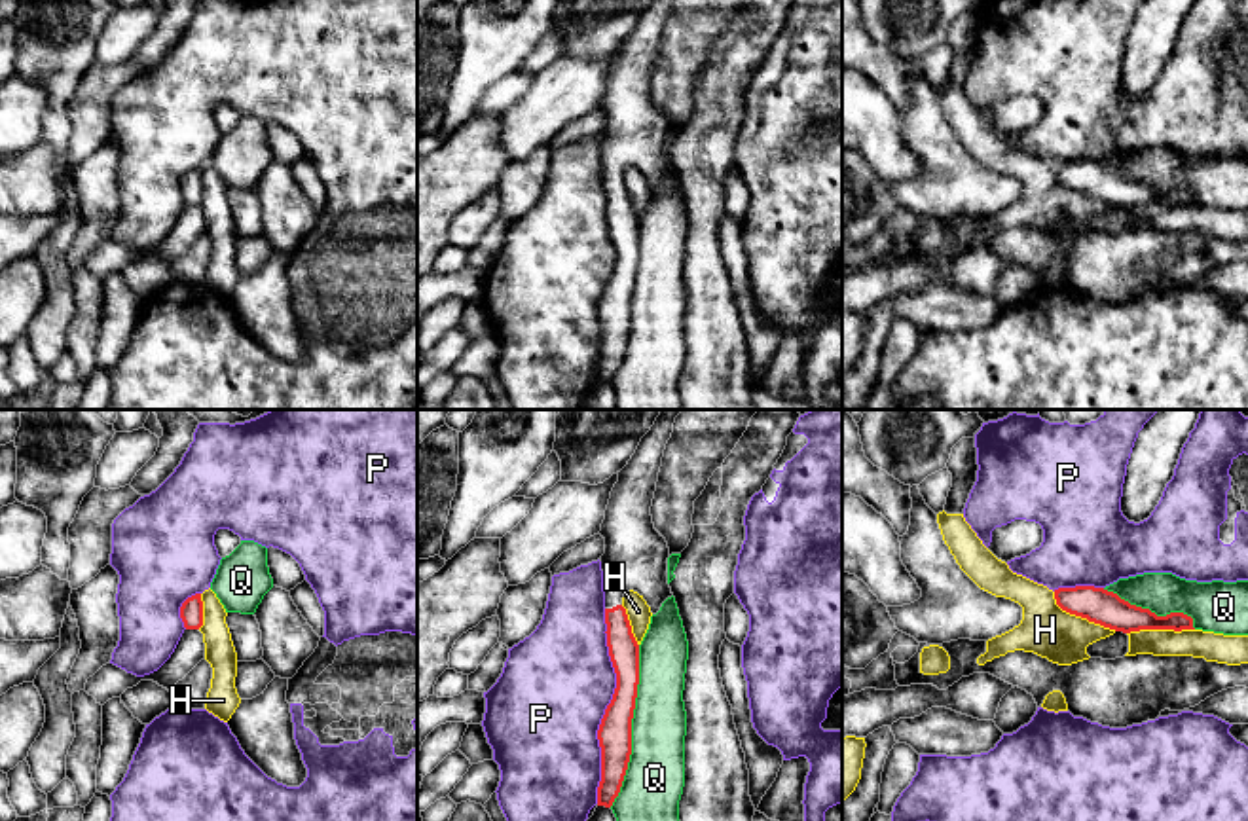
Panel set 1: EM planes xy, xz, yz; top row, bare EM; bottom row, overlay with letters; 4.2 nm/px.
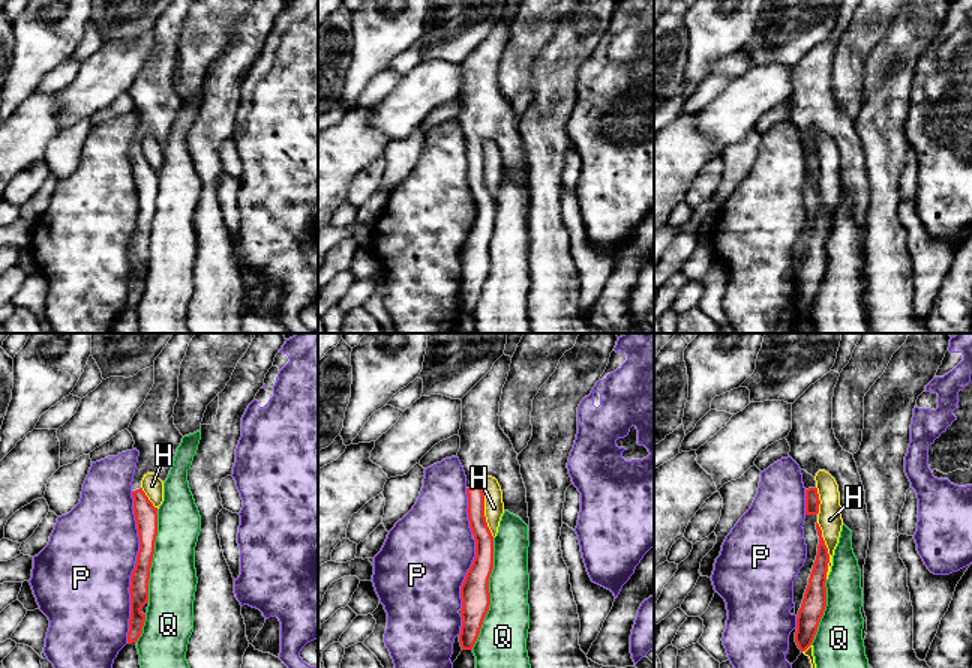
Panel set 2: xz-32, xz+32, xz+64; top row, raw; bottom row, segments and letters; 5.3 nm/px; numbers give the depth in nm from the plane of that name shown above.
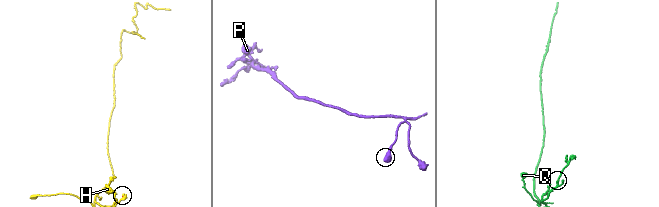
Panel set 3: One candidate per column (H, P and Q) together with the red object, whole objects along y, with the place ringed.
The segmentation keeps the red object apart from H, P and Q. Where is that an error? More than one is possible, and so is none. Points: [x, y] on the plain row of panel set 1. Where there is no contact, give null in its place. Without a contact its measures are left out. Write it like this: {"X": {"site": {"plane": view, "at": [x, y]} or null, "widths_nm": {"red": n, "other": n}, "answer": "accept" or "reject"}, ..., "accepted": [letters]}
{"H": {"site": {"plane": "yz", "at": [1082, 192]}, "widths_nm": {"red": 150, "other": 220}, "answer": "reject"}, "P": {"site": {"plane": "xz", "at": [607, 281]}, "widths_nm": {"red": 140, "other": 480}, "answer": "reject"}, "Q": {"site": {"plane": "xz", "at": [630, 302]}, "widths_nm": {"red": 140, "other": 260}, "answer": "reject"}, "accepted": []}

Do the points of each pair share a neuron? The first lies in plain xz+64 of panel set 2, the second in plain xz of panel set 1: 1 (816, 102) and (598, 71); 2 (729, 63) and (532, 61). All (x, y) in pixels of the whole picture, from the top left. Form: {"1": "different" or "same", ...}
{"1": "different", "2": "same"}

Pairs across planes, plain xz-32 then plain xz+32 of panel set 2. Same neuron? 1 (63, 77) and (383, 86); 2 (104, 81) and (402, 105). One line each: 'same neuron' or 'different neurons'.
1: same neuron
2: same neuron

